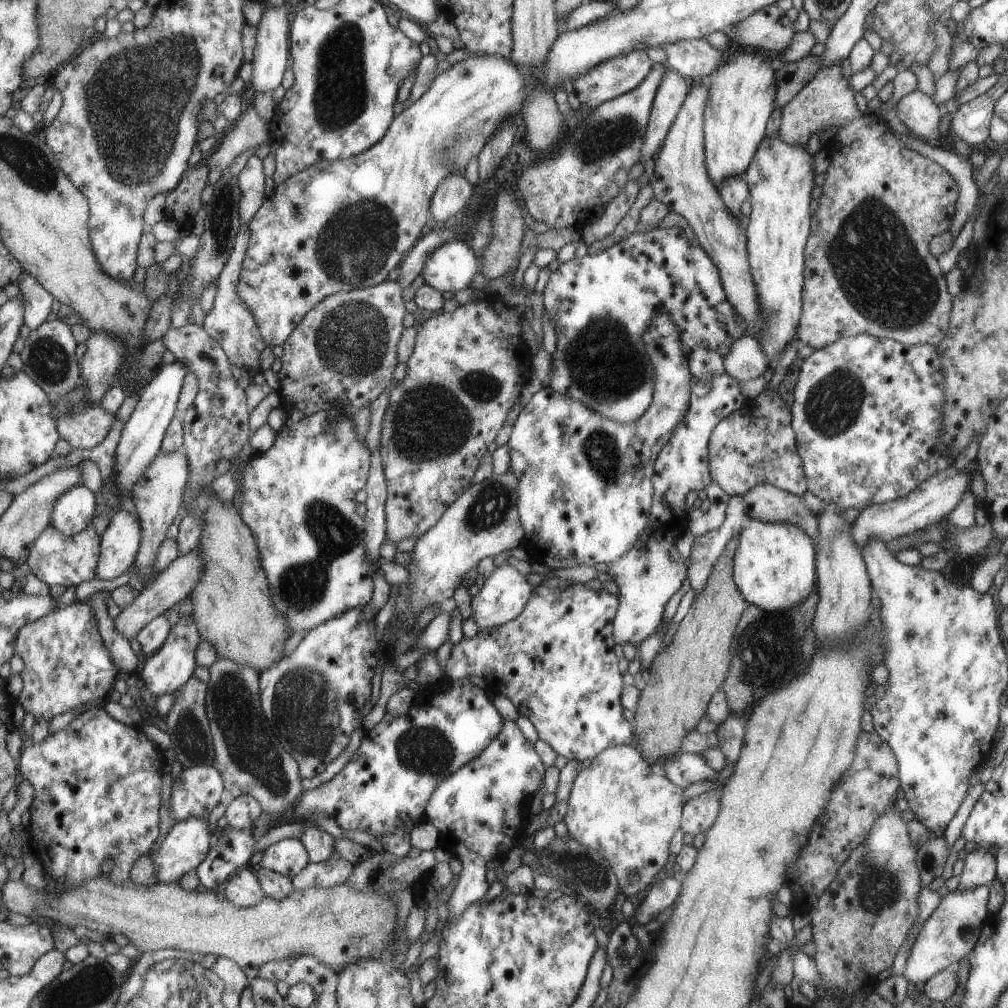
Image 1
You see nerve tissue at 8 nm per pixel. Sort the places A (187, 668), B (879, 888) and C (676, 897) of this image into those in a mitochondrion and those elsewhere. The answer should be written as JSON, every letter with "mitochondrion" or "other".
{"A":"other","B":"mitochondrion","C":"other"}

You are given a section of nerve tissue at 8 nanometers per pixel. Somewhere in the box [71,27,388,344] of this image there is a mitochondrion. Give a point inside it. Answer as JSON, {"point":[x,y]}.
{"point":[135,100]}

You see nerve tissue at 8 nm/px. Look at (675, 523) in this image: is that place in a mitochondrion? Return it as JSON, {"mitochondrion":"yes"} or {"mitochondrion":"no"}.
{"mitochondrion":"no"}

